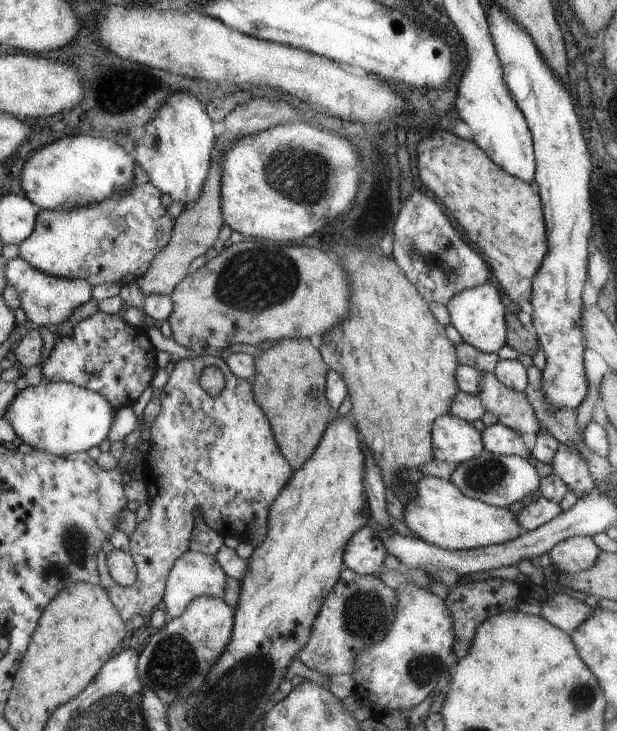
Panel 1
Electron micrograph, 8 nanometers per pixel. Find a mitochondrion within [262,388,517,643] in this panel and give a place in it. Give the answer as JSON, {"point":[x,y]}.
{"point":[483,476]}

